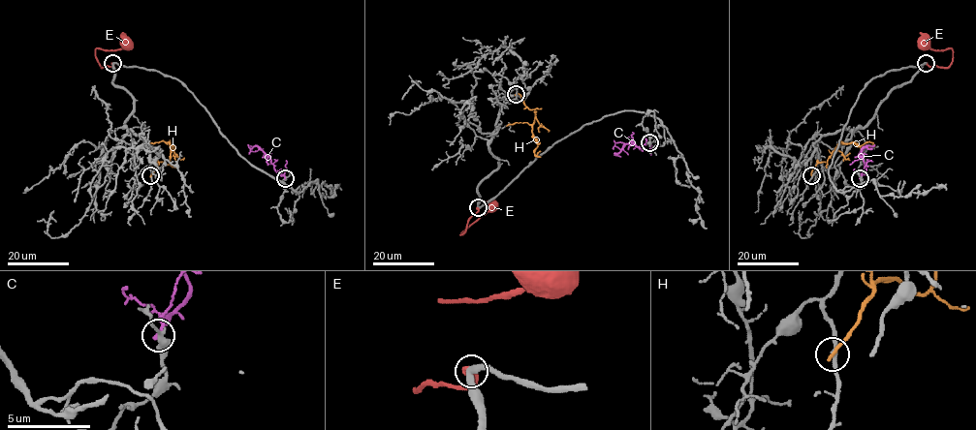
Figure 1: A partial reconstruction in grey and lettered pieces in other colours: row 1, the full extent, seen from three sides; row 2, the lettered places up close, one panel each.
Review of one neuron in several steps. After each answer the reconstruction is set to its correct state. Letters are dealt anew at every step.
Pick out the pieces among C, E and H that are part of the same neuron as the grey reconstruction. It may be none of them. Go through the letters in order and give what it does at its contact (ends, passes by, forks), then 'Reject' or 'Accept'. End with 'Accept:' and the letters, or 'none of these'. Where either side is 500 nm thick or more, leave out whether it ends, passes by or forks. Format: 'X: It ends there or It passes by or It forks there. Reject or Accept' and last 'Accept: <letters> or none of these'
C: It ends there. Reject
E: It ends there. Accept
H: It ends there. Reject
Accept: E

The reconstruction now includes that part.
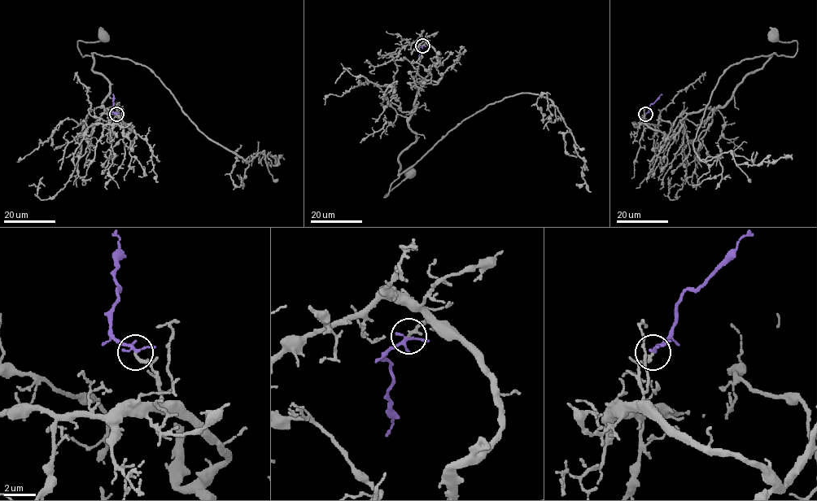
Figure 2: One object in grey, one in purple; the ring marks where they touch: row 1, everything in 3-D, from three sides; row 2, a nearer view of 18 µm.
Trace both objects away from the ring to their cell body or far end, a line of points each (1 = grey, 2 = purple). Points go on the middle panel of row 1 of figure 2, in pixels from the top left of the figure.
1: (423, 45), (437, 61), (408, 122), (416, 140), (398, 159), (399, 176), (384, 198), (408, 171)
2: (423, 45), (419, 49), (420, 62)

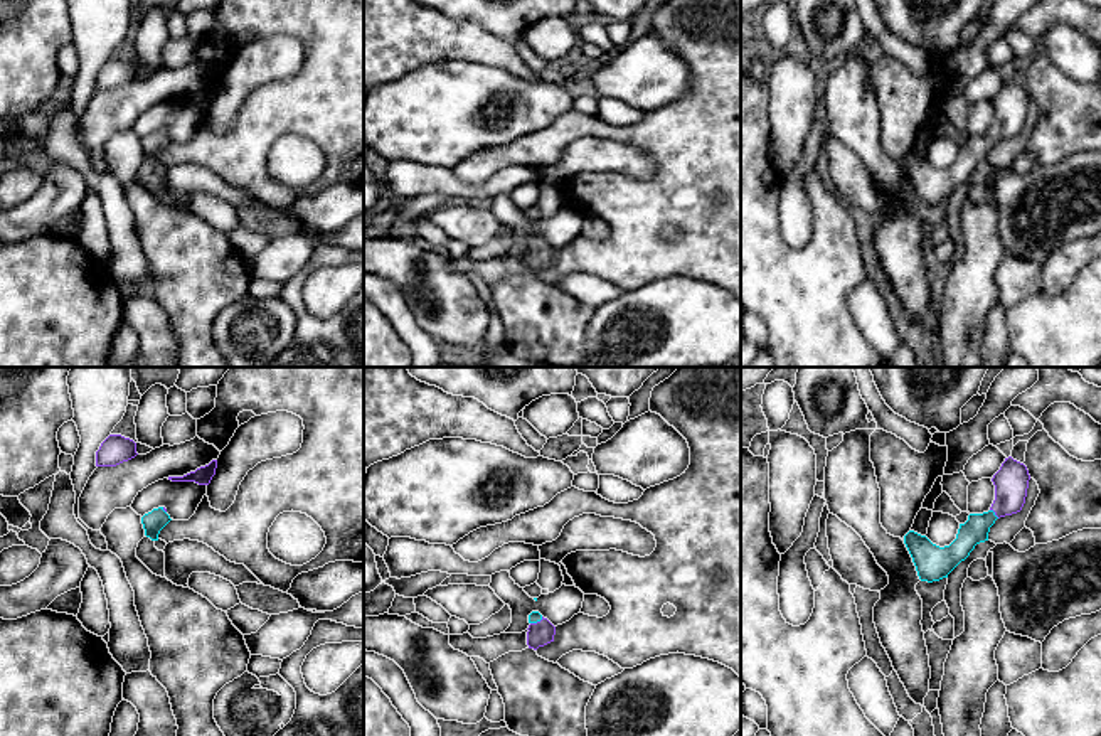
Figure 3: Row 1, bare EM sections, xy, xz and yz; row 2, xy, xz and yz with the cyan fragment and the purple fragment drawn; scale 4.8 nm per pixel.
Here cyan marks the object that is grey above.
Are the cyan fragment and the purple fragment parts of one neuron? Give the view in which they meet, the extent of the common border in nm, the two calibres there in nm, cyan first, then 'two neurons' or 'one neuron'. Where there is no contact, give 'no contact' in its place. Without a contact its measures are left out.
meets cyan in yz; contact 60 nm long; 120 nm thick on the cyan side, 160 nm on the other; one neuron

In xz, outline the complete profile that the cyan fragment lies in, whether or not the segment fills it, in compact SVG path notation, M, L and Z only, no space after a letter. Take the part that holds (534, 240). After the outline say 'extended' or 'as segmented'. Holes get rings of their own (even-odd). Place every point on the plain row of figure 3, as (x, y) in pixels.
M532 234L529 237L529 254L527 254L527 268L529 271L537 273L550 264L554 264L556 249L544 241L539 234Z | extended

